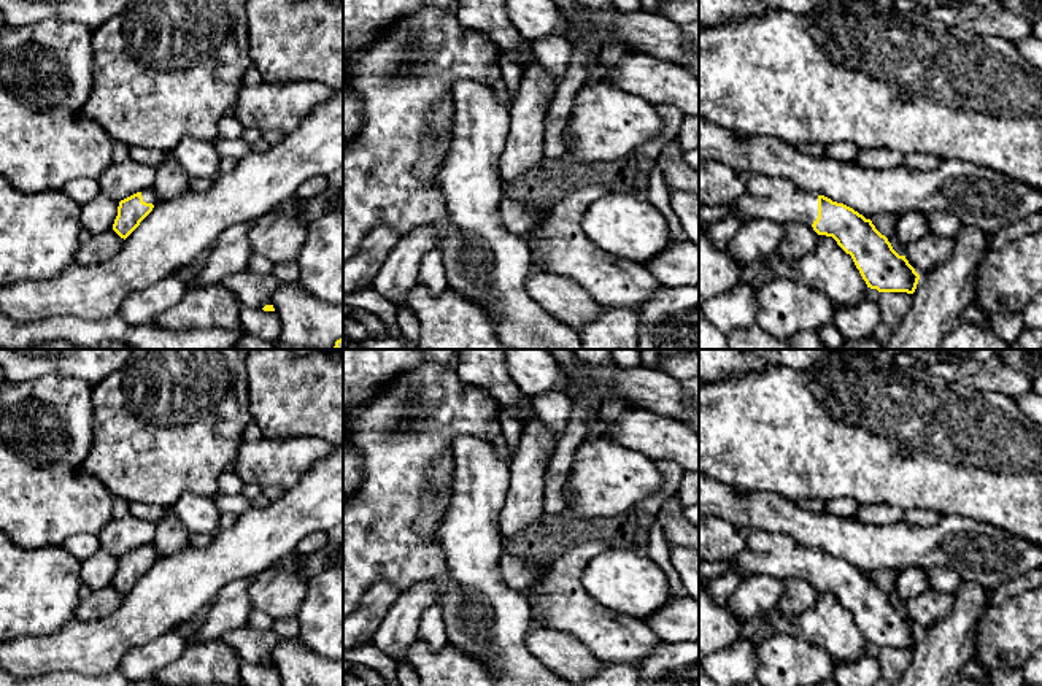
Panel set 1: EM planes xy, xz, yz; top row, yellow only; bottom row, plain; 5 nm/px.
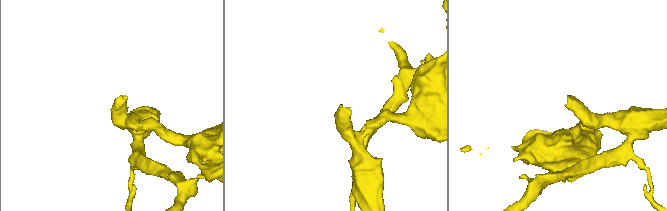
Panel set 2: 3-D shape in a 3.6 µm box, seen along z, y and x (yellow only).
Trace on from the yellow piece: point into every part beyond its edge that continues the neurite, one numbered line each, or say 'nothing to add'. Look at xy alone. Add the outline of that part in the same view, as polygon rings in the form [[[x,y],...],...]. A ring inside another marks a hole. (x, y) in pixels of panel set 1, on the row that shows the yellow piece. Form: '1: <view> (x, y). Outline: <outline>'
1: xy (150, 196). Outline: [[[151,189],[141,191],[143,202],[152,203],[154,206],[160,202],[157,194]]]

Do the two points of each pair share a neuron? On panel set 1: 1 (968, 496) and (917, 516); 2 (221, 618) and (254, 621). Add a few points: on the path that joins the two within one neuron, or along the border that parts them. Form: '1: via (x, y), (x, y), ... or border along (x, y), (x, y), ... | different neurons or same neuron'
1: border along (906, 510), (930, 508), (941, 515) | different neurons
2: border along (254, 610), (245, 624) | different neurons

